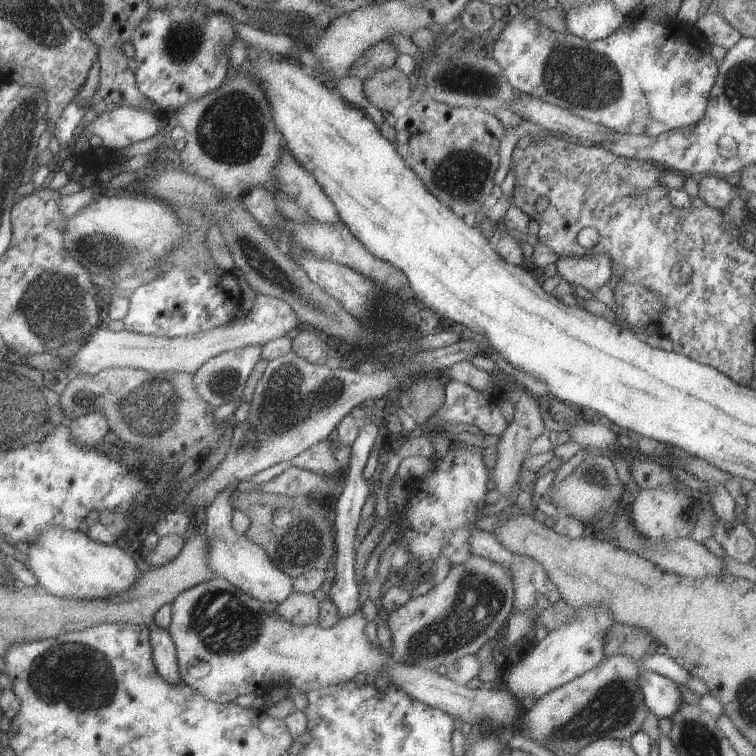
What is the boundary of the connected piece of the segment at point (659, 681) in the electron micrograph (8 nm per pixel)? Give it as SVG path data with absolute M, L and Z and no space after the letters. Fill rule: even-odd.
M641 670L639 678L635 680L639 686L639 692L643 696L643 704L647 704L649 712L653 712L657 718L671 718L671 714L679 708L683 702L677 690L677 684L673 684L671 678L661 676L657 672Z

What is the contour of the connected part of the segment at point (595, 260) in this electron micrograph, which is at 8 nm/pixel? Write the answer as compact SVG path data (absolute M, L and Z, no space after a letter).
M607 254L579 256L579 258L559 258L555 262L557 274L565 278L575 288L581 286L589 292L605 286L613 274L613 260Z

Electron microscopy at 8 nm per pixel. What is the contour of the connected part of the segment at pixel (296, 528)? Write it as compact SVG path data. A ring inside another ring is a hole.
M233 492L231 506L235 512L243 512L249 516L249 530L245 532L251 544L259 544L265 554L271 558L275 568L285 572L289 578L297 578L309 570L327 570L331 560L331 506L315 504L319 500L307 496L279 496L279 494L263 494L263 492ZM325 506L325 508L321 508ZM295 510L295 518L291 512ZM327 518L327 520L325 520Z

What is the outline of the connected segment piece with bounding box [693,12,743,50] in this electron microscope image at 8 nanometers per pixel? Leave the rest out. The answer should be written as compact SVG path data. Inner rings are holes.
M705 14L699 16L699 20L693 26L695 30L699 30L703 34L703 38L711 44L711 46L723 46L725 50L733 48L743 36L739 30L735 30L723 16L715 14Z

